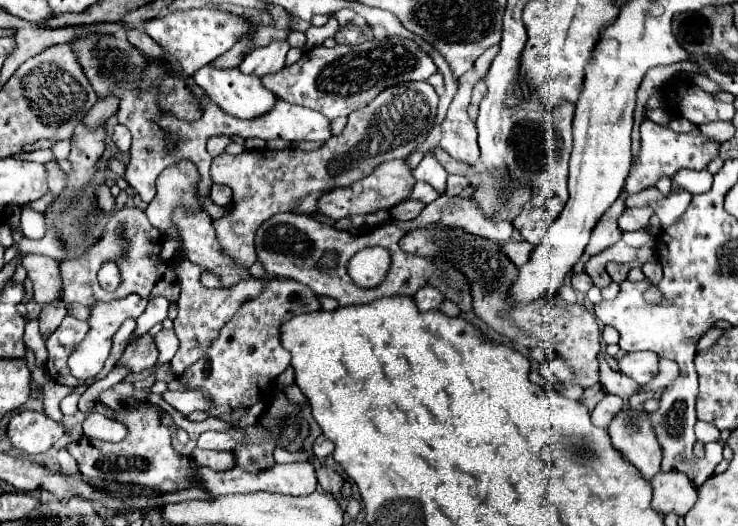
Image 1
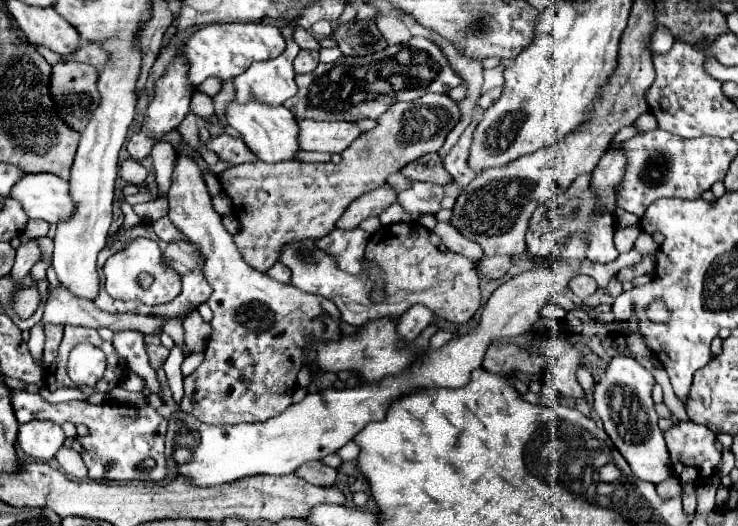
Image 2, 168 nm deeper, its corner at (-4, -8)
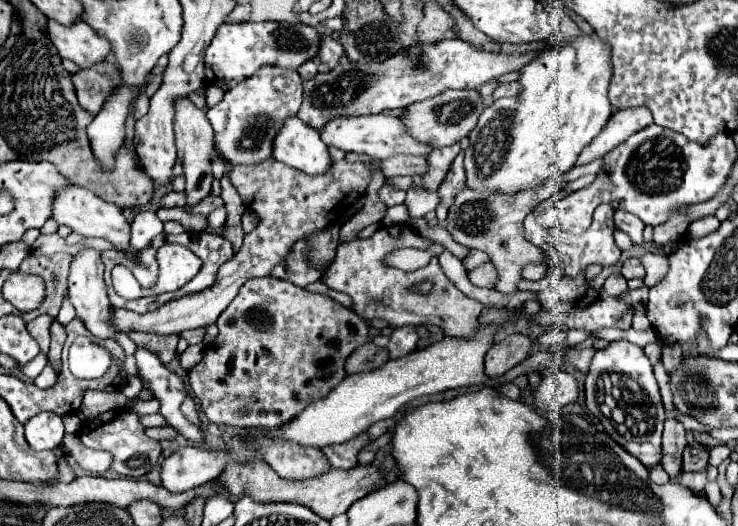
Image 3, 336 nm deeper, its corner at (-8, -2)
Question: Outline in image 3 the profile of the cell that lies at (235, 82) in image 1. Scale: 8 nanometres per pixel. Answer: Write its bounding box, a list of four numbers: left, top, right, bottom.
[272,117,332,175]

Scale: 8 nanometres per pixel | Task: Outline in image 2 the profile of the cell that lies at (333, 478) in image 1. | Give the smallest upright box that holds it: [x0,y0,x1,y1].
[294,461,338,487]

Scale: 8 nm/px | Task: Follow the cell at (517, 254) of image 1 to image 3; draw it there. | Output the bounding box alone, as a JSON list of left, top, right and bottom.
[468,261,498,287]

